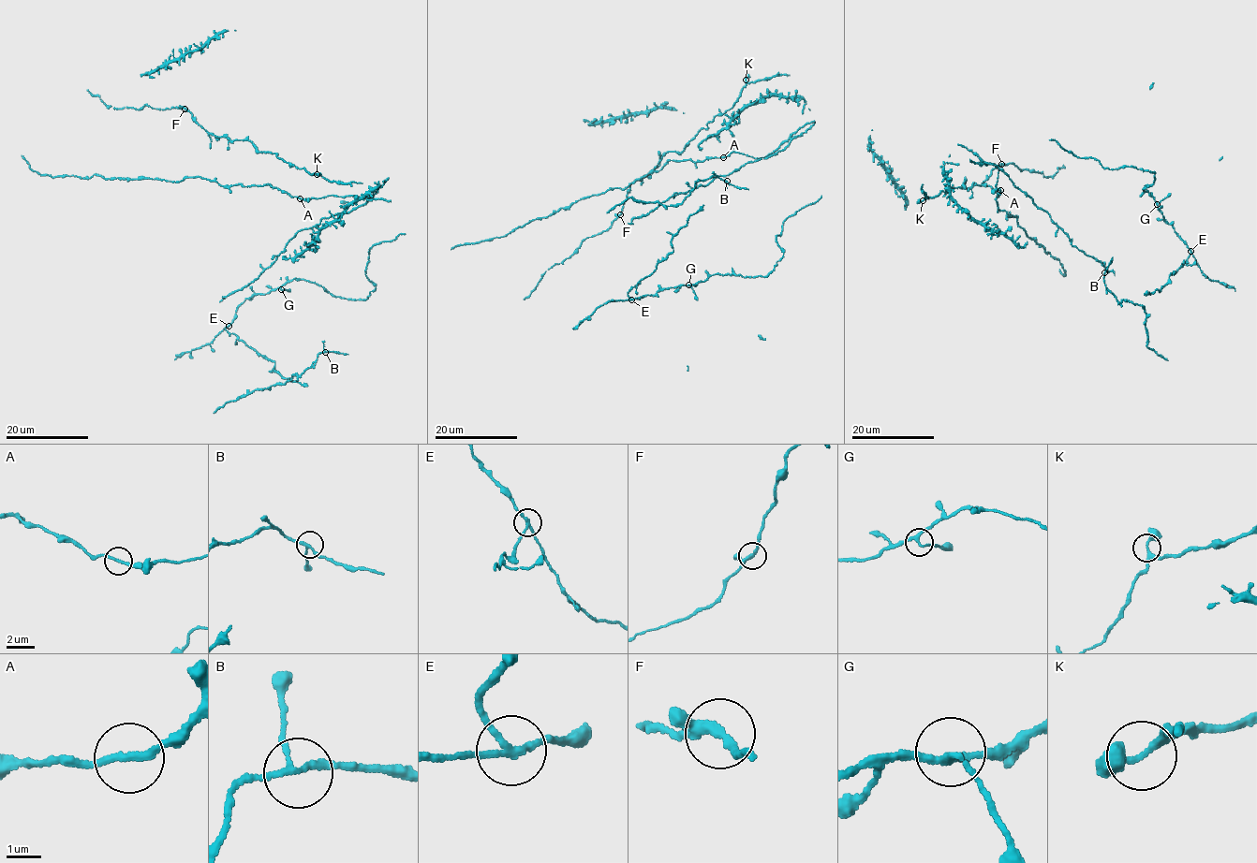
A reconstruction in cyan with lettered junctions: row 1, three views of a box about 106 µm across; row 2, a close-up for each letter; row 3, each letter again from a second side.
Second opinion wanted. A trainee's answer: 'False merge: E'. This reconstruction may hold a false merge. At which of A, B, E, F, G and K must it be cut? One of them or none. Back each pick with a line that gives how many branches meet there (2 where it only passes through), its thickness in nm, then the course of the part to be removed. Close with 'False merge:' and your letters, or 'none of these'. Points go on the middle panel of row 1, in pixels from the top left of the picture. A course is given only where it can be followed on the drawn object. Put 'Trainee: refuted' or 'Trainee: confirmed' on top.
Trainee: confirmed
E: 3 branches meet; 180 nm thick; foreign part runs (631, 299), (628, 291), (652, 273), (658, 263), (673, 251), (671, 241), (690, 215), (703, 205)
False merge: E

